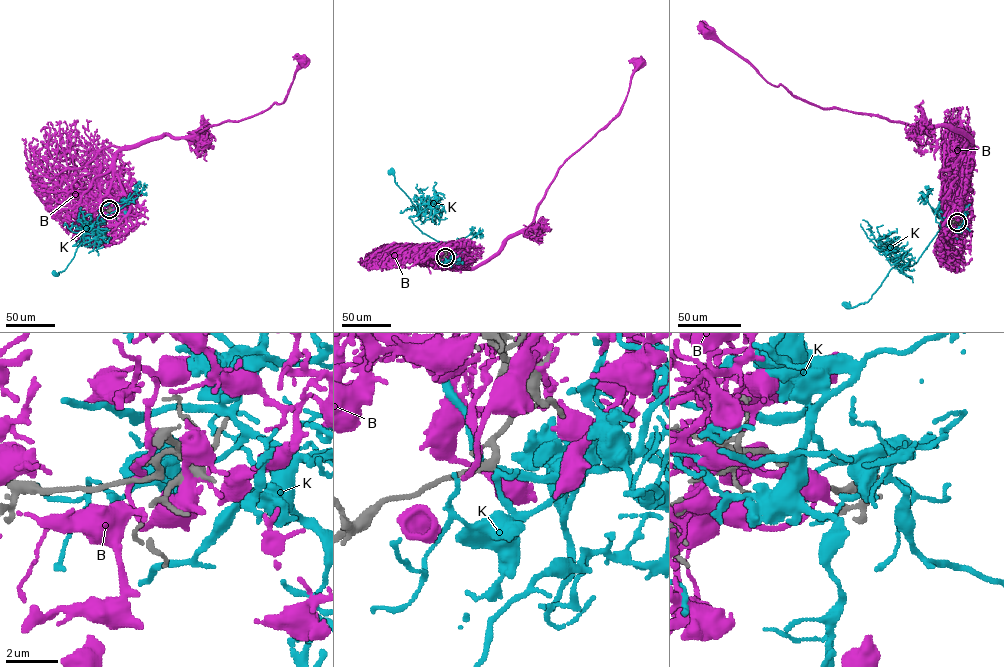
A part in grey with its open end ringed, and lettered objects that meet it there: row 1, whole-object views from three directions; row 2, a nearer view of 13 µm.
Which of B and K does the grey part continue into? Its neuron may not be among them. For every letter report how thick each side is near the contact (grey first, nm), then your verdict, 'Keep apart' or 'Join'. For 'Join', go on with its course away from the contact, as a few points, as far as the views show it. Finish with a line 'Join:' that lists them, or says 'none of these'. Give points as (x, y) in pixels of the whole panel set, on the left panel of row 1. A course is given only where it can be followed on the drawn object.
B: Thickness 200 nm (grey) against 180 nm. Keep apart
K: Thickness 200 nm (grey) against 170 nm. Join. Its course: (109, 209), (101, 206), (113, 202), (117, 209), (87, 229), (73, 245), (82, 243), (67, 267), (55, 273)
Join: K

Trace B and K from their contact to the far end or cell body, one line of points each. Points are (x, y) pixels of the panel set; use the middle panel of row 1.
B: (444, 257), (444, 252), (456, 268), (473, 268)
K: (445, 257), (437, 244), (453, 241), (443, 244), (414, 224), (409, 217), (418, 214), (417, 208), (391, 172)

